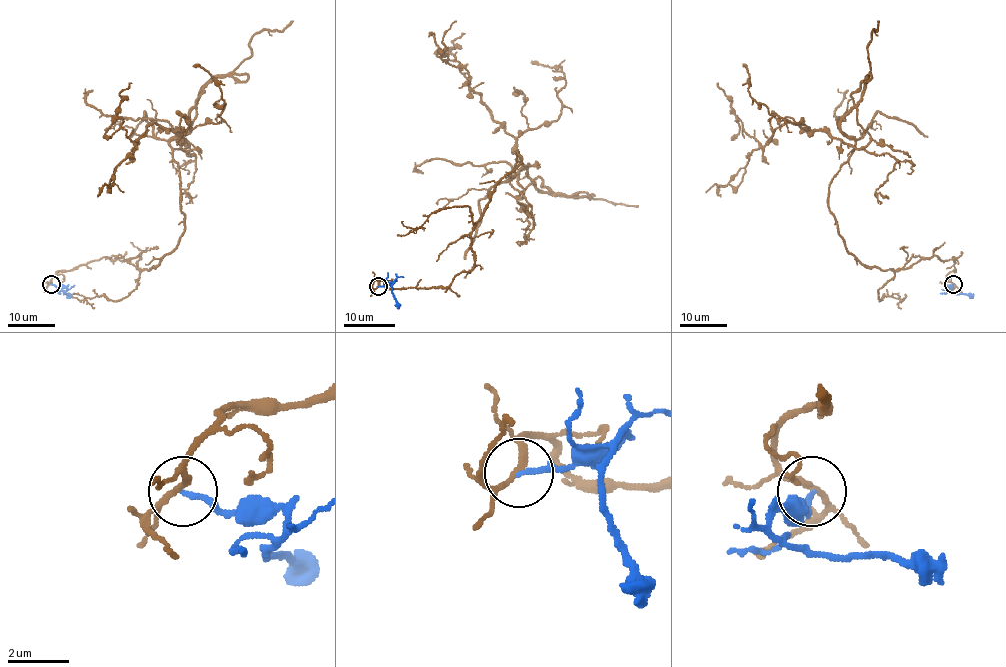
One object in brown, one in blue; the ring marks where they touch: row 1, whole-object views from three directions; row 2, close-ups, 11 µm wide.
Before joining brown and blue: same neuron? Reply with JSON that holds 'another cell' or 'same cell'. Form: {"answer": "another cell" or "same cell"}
{"answer": "another cell"}

